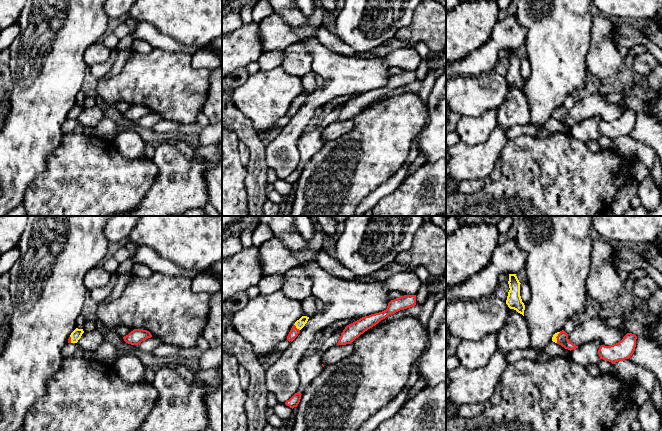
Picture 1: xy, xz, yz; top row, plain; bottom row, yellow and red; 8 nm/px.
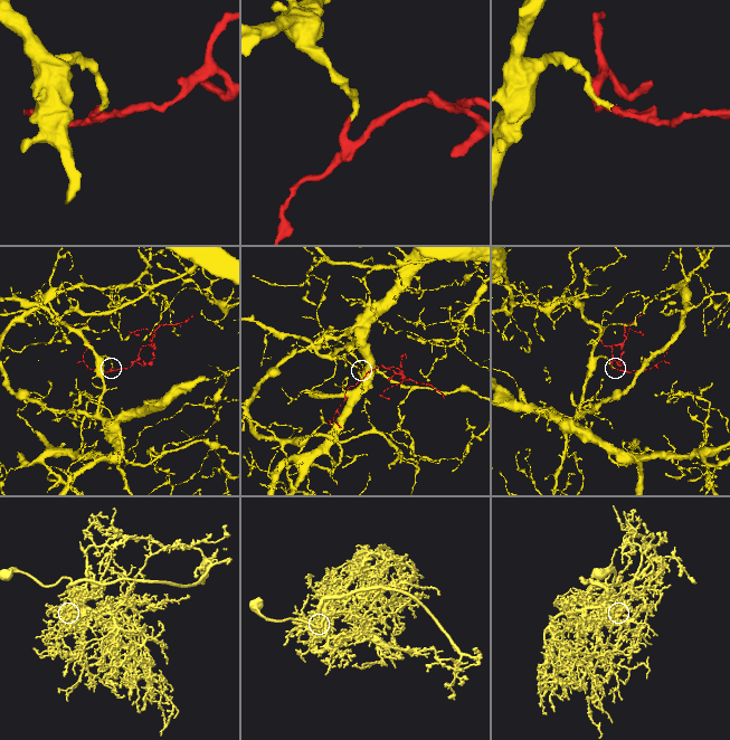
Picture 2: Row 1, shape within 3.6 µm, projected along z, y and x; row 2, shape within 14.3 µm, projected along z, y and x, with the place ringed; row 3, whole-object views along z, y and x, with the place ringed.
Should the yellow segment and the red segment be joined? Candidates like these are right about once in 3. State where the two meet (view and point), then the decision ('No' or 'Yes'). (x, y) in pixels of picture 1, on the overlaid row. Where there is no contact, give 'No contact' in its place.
Touches yellow at xz (296, 327). Yes

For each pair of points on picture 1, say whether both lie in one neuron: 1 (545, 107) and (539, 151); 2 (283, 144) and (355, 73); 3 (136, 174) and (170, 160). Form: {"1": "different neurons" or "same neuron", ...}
{"1": "different neurons", "2": "same neuron", "3": "different neurons"}

